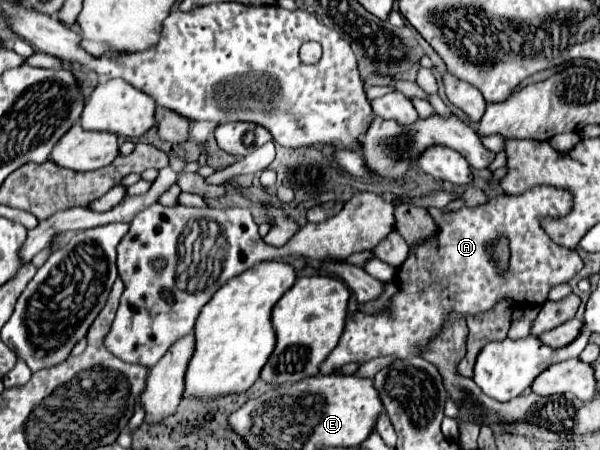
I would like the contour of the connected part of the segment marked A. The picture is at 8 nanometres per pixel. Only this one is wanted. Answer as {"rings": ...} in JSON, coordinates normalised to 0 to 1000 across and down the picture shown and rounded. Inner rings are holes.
{"rings":[[[900,409],[870,431],[820,436],[787,462],[713,462],[727,511],[693,547],[683,547],[677,582],[663,596],[663,644],[650,662],[647,684],[623,698],[600,689],[587,702],[580,698],[567,760],[533,813],[533,827],[553,831],[580,804],[607,809],[633,791],[700,791],[717,756],[737,738],[750,698],[767,698],[770,707],[797,702],[837,667],[853,667],[863,684],[903,680],[913,667],[917,640],[950,627],[973,596],[957,551],[923,542],[903,507],[907,484],[943,480],[957,458],[953,440],[947,418]],[[833,529],[847,529],[847,596],[833,596],[823,564]]]}

